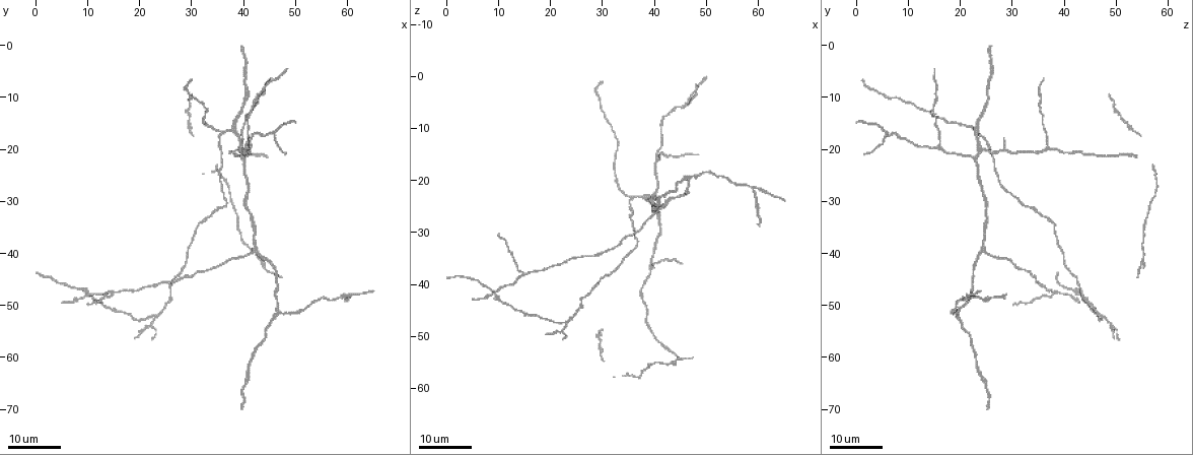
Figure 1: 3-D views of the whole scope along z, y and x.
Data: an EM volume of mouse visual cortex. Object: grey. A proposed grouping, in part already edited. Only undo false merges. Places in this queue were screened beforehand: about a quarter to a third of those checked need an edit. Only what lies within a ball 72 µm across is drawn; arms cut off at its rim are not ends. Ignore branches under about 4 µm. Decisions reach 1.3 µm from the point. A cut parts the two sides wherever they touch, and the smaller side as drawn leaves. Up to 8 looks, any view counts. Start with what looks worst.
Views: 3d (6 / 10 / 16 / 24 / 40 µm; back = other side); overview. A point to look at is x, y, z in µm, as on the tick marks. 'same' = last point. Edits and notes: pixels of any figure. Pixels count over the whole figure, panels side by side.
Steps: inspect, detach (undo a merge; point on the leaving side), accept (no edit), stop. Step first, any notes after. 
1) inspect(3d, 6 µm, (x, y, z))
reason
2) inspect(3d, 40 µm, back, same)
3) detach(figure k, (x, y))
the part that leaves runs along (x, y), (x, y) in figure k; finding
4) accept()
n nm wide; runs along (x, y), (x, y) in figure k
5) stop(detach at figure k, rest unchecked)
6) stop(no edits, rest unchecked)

inspect(3d, 24 µm, (15.0, 48.0, 37.5))
a fork

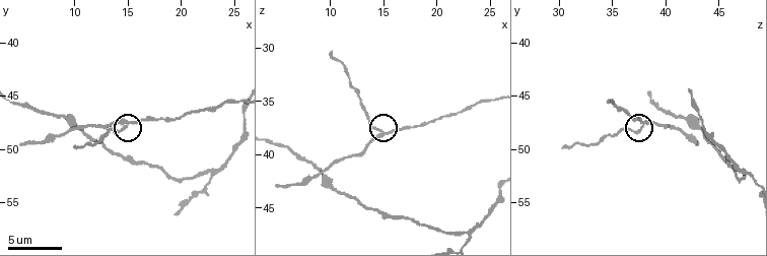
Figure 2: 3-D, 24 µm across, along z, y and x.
inspect(3d, 6 µm, (14.6, 48.2, 37.8))

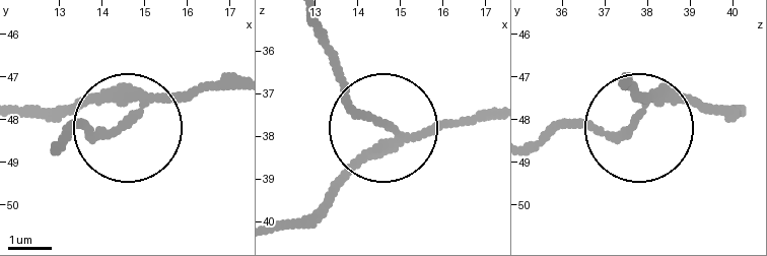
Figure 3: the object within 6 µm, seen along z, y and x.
detach(figure 3, (97, 133))
the part that leaves runs along (140, 101), (111, 126), (56, 141) in figure 3; two neurons meet here

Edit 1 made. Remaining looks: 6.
inspect(3d, 24 µm, (59.0, 48.5, 21.5))
side arm on a straight run

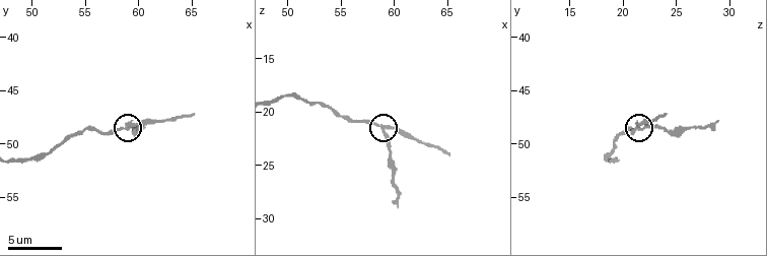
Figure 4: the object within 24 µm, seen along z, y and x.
inspect(3d, 6 µm, (59.0, 48.6, 21.8))

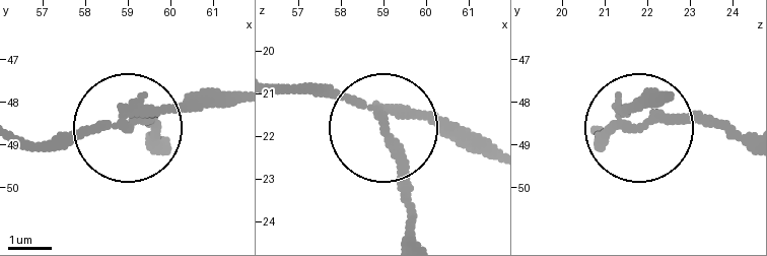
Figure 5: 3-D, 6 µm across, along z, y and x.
detach(figure 5, (408, 162))
210 nm wide; the part that leaves runs along (365, 108), (413, 235) in figure 5; two neurons meet here

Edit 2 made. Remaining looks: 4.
inspect(overview)

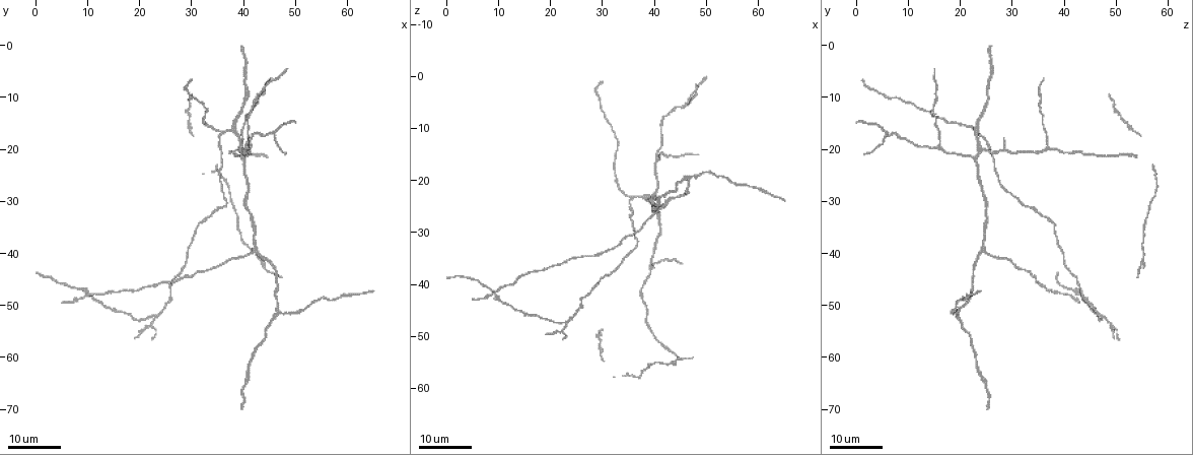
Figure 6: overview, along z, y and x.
inspect(3d, 16 µm, (46.0, 17.0, 6.0))
three arms meet

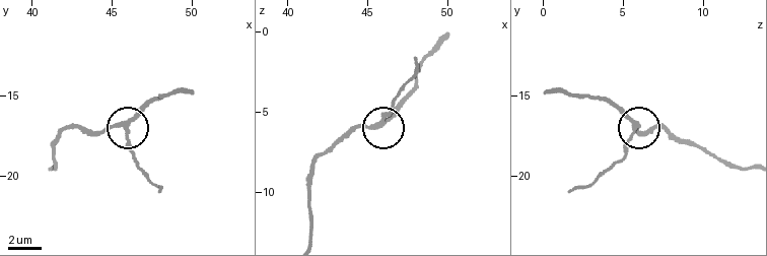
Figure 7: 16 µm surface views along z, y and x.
inspect(3d, 10 µm, (45.8, 16.8, 5.8))
zoom in

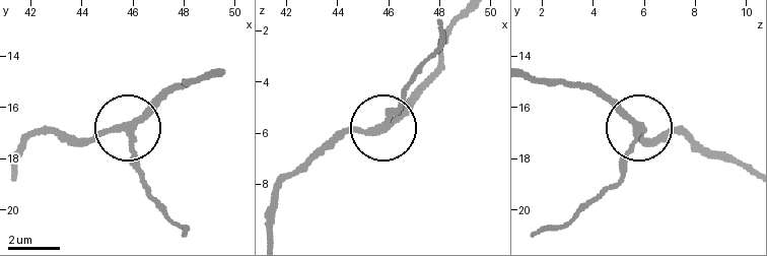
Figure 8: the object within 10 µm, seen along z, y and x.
accept()
240 nm wide; runs along (276, 189), (348, 132), (382, 128), (407, 92) in figure 8; all the same neuron

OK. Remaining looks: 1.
stop(detach at figure 3, detach at figure 5, rest unchecked)

